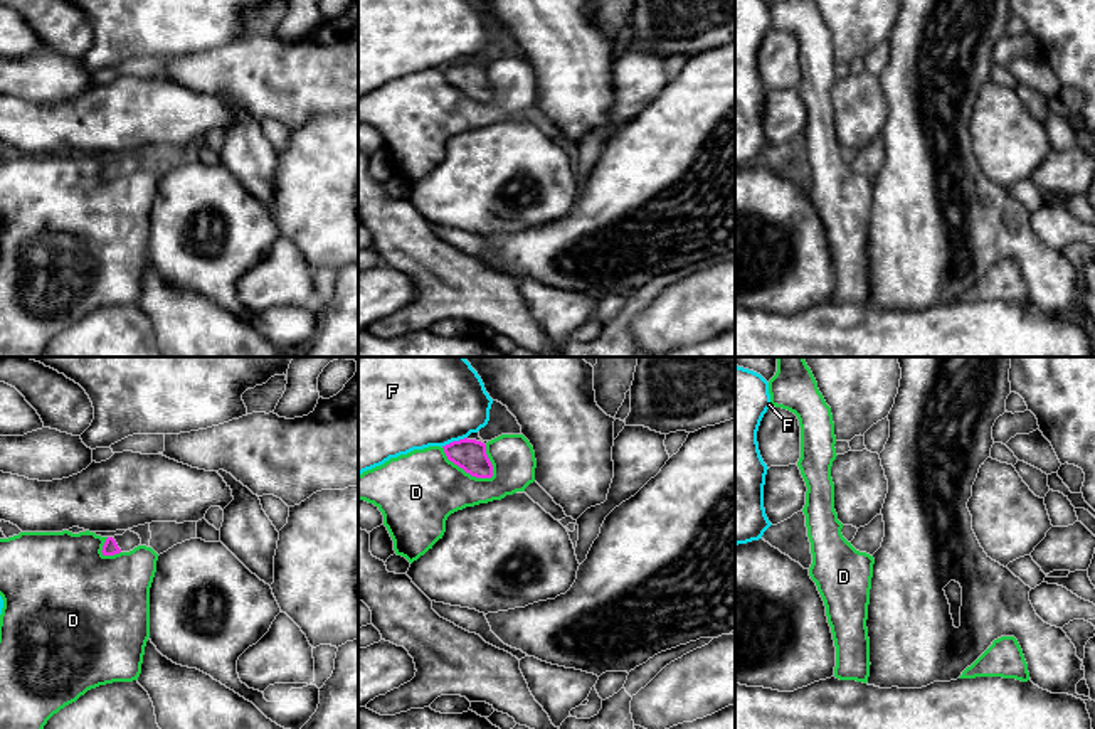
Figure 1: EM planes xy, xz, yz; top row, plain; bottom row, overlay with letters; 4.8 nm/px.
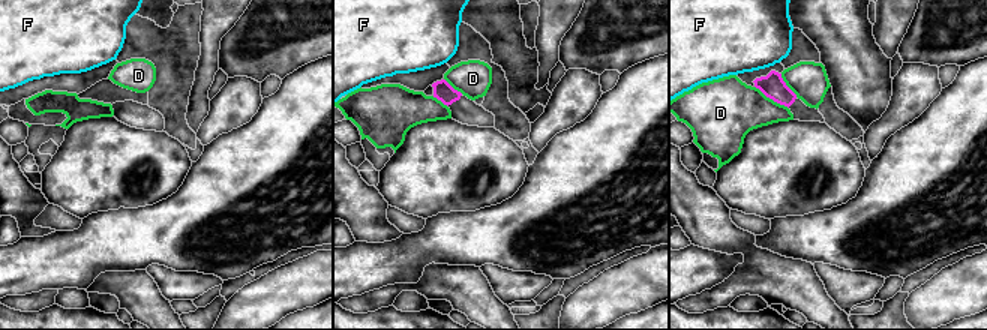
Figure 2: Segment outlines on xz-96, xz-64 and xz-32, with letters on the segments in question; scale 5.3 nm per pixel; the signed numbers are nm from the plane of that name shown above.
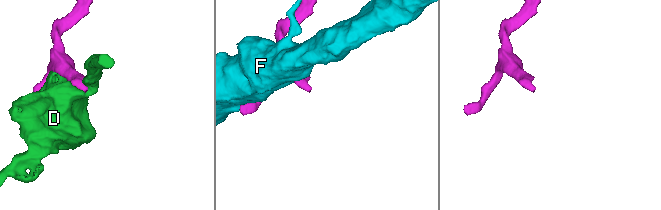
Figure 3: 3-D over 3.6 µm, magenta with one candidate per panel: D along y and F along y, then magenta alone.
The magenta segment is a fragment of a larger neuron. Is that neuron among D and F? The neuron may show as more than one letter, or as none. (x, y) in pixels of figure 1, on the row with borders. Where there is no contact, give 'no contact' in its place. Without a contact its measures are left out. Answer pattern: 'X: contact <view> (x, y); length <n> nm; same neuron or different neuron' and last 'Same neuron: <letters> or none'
D: contact xz (465, 470); length 280 nm; different neuron
F: contact xz (453, 441); length 140 nm; different neuron
Same neuron: none

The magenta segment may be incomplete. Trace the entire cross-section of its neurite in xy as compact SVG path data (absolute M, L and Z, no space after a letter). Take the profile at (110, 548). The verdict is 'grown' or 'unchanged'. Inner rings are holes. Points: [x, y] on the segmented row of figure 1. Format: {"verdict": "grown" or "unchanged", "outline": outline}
{"verdict": "grown", "outline": "M126 530L123 535L108 537L101 552L103 556L114 556L119 552L130 552L138 545L141 545L140 535Z"}

